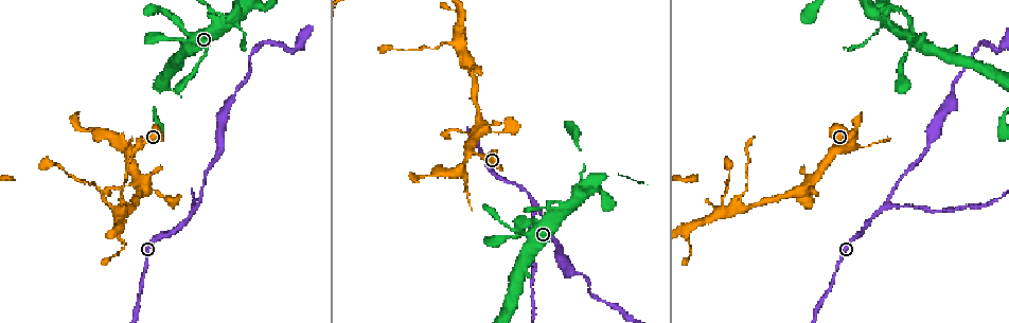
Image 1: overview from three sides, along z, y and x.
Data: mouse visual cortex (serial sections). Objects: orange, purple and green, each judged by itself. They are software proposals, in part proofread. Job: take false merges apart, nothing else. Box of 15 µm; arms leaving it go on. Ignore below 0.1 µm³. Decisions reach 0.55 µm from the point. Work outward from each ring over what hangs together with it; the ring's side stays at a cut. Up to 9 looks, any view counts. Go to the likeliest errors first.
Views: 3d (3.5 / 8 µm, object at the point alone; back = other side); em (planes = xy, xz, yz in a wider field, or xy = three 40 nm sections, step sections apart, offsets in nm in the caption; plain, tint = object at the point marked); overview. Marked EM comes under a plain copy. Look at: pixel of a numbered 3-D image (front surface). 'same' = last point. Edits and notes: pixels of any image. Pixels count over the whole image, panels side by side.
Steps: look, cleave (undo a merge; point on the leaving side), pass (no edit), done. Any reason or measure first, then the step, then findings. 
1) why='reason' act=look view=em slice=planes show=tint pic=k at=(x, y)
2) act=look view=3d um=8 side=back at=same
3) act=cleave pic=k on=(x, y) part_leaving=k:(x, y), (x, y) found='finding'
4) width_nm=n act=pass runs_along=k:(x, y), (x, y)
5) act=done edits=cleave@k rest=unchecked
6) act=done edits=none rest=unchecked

why='branch point' act=look view=3d um=8 pic=1 at=(886, 206)

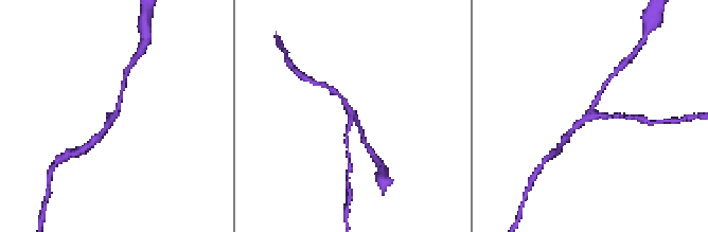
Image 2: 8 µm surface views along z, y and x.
act=look view=em slice=planes show=tint pic=2 at=(115, 117)

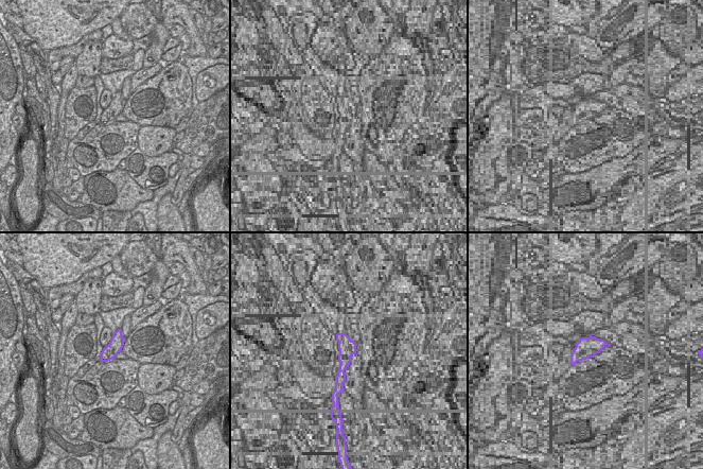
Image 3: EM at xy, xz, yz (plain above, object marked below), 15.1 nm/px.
arm_widths_nm=150,200,200 act=pass found='all the same cell'

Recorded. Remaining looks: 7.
why='calibre changes' act=look view=3d um=3.5 pic=1 at=(473, 153)

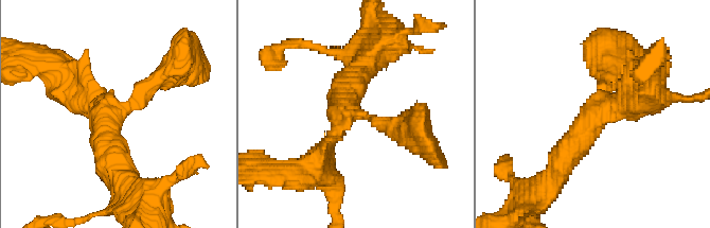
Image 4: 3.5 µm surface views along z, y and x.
why='need the tissue' act=look view=em slice=xy step=5 show=tint pic=4 at=(591, 114)

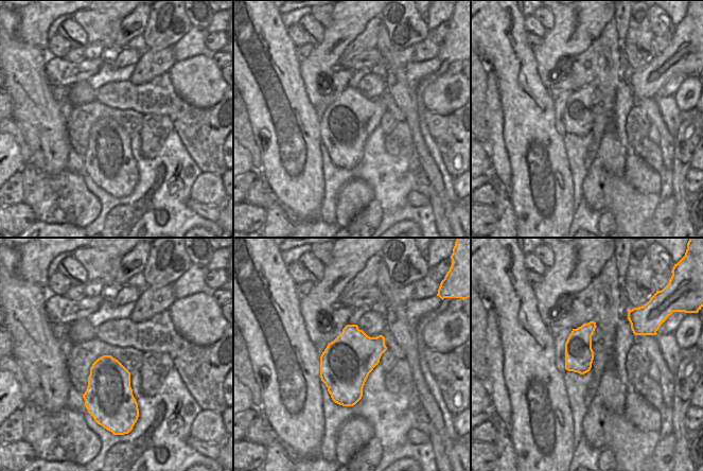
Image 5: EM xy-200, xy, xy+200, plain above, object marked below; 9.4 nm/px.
act=pass runs_along=4:(611, 72), (587, 127), (557, 170) found='continuous, no second cell'

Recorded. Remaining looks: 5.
why='arms part here' act=look view=3d um=3.5 pic=1 at=(723, 206)

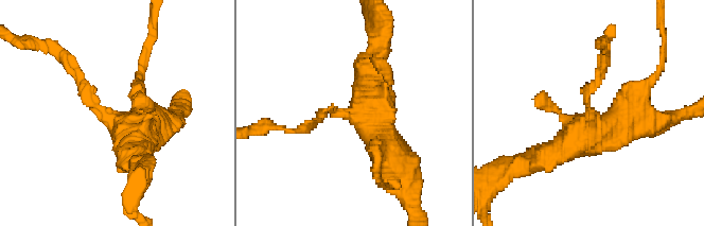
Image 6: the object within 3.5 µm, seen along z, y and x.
act=look view=em slice=xy step=3 show=tint pic=6 at=(594, 120)

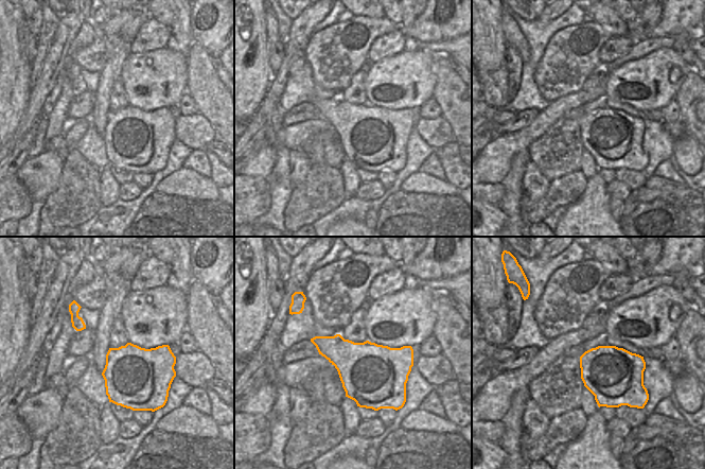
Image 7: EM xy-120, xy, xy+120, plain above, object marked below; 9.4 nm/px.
act=pass runs_along=6:(655, 123), (595, 129), (535, 162) found='continuous, no second cell'

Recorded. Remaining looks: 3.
why='sharp bend' act=look view=3d um=3.5 pic=1 at=(561, 212)

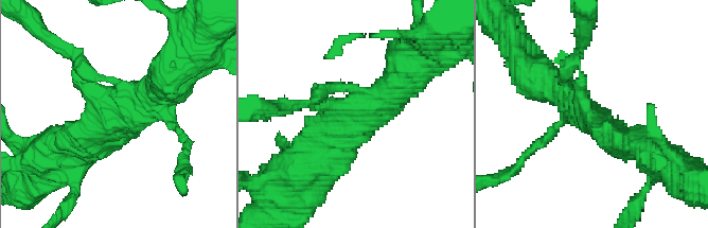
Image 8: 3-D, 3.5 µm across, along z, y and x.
act=look view=em slice=xy step=1 show=tint pic=8 at=(599, 119)

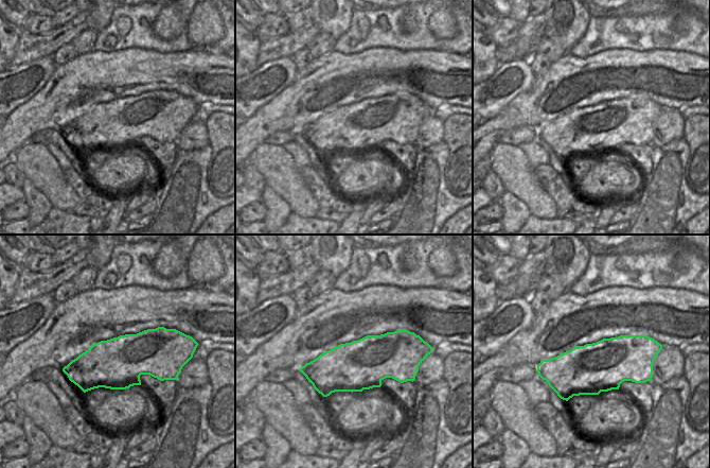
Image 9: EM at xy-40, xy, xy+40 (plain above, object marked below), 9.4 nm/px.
why='another direction' act=look view=em slice=xy step=5 show=tint at=same

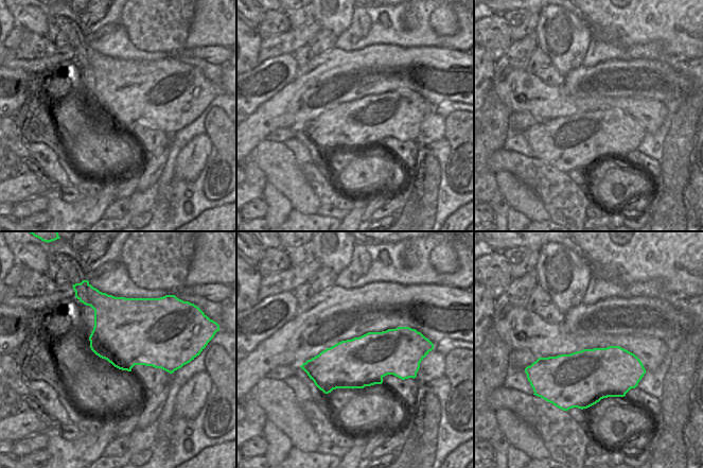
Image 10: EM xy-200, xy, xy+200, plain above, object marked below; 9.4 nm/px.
act=pass runs_along=8:(307, 170), (333, 139), (402, 80) found='all the same cell'

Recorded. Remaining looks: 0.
act=done edits=none rest=unchecked

